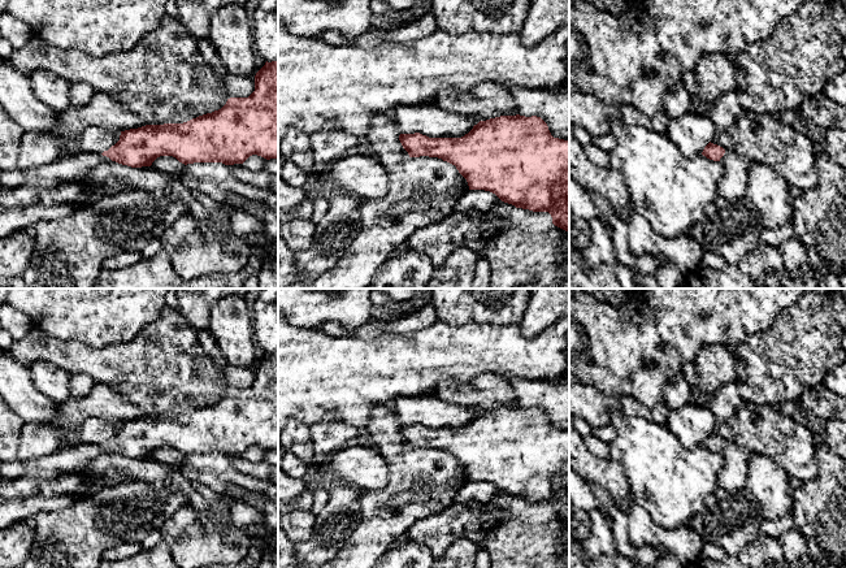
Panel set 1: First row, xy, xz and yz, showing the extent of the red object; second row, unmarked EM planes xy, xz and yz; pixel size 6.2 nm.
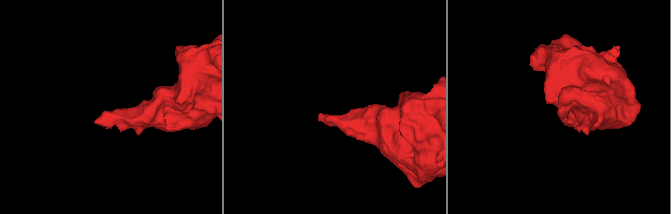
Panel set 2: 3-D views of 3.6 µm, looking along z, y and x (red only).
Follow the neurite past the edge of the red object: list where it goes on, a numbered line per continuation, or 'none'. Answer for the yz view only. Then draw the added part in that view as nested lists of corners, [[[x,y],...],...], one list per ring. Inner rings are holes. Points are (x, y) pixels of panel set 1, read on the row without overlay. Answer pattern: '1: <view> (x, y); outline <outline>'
1: yz (733, 475); outline [[[725,441],[719,452],[725,463],[717,473],[717,486],[734,491],[746,486],[749,474],[749,452],[733,441]]]

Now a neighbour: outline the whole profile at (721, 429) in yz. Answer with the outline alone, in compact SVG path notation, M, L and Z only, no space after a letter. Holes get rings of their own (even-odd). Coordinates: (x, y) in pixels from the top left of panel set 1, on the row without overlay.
M743 402L728 422L716 422L711 434L724 441L733 441L750 454L763 454L771 458L794 484L814 481L819 473L816 446L820 437L808 426L784 416L773 407Z

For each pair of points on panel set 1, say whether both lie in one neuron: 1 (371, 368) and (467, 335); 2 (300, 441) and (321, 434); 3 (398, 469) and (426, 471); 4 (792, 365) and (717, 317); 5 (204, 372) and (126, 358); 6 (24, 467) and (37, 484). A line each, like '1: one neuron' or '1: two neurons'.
1: one neuron
2: two neurons
3: one neuron
4: two neurons
5: one neuron
6: two neurons

